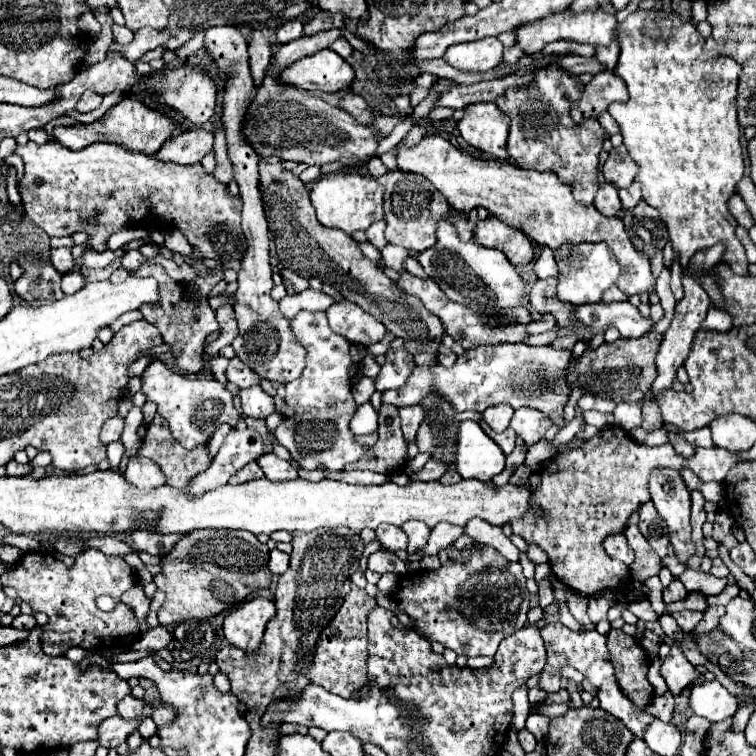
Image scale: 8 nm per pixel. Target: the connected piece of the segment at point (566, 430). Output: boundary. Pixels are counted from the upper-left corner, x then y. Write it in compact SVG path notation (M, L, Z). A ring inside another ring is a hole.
M576 407L575 410L576 413L573 420L565 425L553 439L553 446L558 447L568 443L579 432L581 422L584 420L583 411L579 407Z

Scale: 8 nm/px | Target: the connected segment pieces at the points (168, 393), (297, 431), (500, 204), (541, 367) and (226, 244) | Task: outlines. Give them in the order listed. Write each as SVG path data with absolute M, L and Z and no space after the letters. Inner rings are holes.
M156 360L152 362L144 374L142 374L142 392L146 396L146 400L154 402L158 406L158 414L168 422L172 436L184 446L184 448L196 448L198 444L206 444L212 434L216 432L216 428L220 424L230 424L232 428L240 422L240 414L232 404L232 394L226 390L224 384L220 384L218 380L200 380L196 376L188 376L188 374L178 374L174 372L170 366L166 366L164 362Z
M300 312L290 320L290 324L300 344L308 350L308 356L302 376L286 384L286 402L296 410L296 414L276 428L274 438L298 460L300 468L314 470L326 466L330 470L344 470L346 464L360 460L368 452L366 446L352 440L348 428L356 410L348 378L352 366L350 344L346 338L330 330L324 312Z
M424 136L416 148L402 146L398 150L398 168L428 178L456 212L470 212L472 208L482 206L508 226L526 230L526 236L540 246L556 250L564 242L606 242L610 254L620 266L616 286L626 296L650 292L654 286L650 260L644 252L632 248L622 220L616 216L602 216L594 206L578 204L572 196L572 188L562 184L554 172L522 170L502 160L480 160L472 154L460 152L442 136Z
M480 344L458 356L452 368L444 366L416 366L402 388L386 390L382 402L396 408L418 404L428 392L442 394L450 400L454 410L484 412L496 404L510 404L514 410L528 406L544 412L552 422L564 426L564 406L570 398L566 368L570 368L570 350L556 350L552 346L530 344Z
M54 140L44 146L28 142L26 146L18 146L16 154L20 154L26 164L26 174L20 180L20 196L22 196L22 206L26 210L26 218L38 224L48 236L70 236L74 232L88 230L90 234L88 244L94 250L102 252L106 250L106 240L122 226L134 224L142 218L152 222L156 214L164 226L172 222L174 228L182 228L188 242L200 248L200 252L206 258L214 258L214 260L222 258L226 264L234 266L234 262L238 264L244 254L246 240L242 234L238 234L242 200L228 196L226 186L216 182L214 176L204 174L204 168L200 164L178 166L170 162L160 162L142 152L132 152L118 144L108 144L108 142L90 144L78 152L70 148L62 148L62 144ZM92 212L100 212L100 224L82 226L78 220L88 218Z

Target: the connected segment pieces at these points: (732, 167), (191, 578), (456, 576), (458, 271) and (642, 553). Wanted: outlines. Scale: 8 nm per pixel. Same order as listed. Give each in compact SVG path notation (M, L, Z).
M646 12L630 14L618 26L618 42L620 42L620 60L614 70L630 92L630 100L626 104L612 104L608 112L618 122L624 146L630 156L638 164L636 182L642 184L644 200L654 206L662 220L668 226L668 234L672 240L672 248L678 254L678 262L682 264L684 274L688 272L690 258L706 250L718 242L724 244L722 262L728 264L736 274L748 276L748 260L744 254L744 246L734 234L738 226L734 216L728 212L728 200L736 194L736 186L744 176L744 156L740 146L740 126L736 120L736 84L740 66L726 56L708 56L702 50L704 38L690 22L680 22L678 14L670 14L674 20L674 36L664 42L652 40L642 34L642 24Z
M194 530L190 536L184 536L172 552L162 556L162 572L154 576L154 582L160 590L166 592L166 602L158 610L158 622L162 626L176 626L184 620L208 620L218 612L236 606L254 590L266 588L272 582L268 570L268 546L258 542L252 532L242 530Z
M474 544L466 562L448 560L438 570L406 574L398 582L394 600L410 618L416 620L418 630L464 656L494 656L502 638L512 636L526 624L526 614L530 610L530 592L526 590L526 578L522 574L520 562L508 562L498 550L486 544Z
M448 220L438 222L438 242L418 256L418 262L426 274L442 288L450 300L466 304L474 312L494 314L520 306L520 298L526 294L526 282L506 260L506 256L494 248L480 248L474 242L460 242L454 230L456 228Z
M630 524L626 530L624 530L626 538L628 538L628 544L634 548L636 552L636 560L630 564L630 570L632 570L632 578L636 582L644 582L646 578L650 576L656 576L662 568L662 560L658 558L658 554L650 548L648 540L640 534L638 526L636 524Z

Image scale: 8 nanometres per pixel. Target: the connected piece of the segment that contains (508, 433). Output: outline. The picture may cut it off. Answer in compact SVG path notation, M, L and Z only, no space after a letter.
M506 428L502 434L494 434L492 436L494 438L494 442L502 448L502 452L508 456L512 450L514 450L514 446L516 446L516 432L512 430L512 428Z

